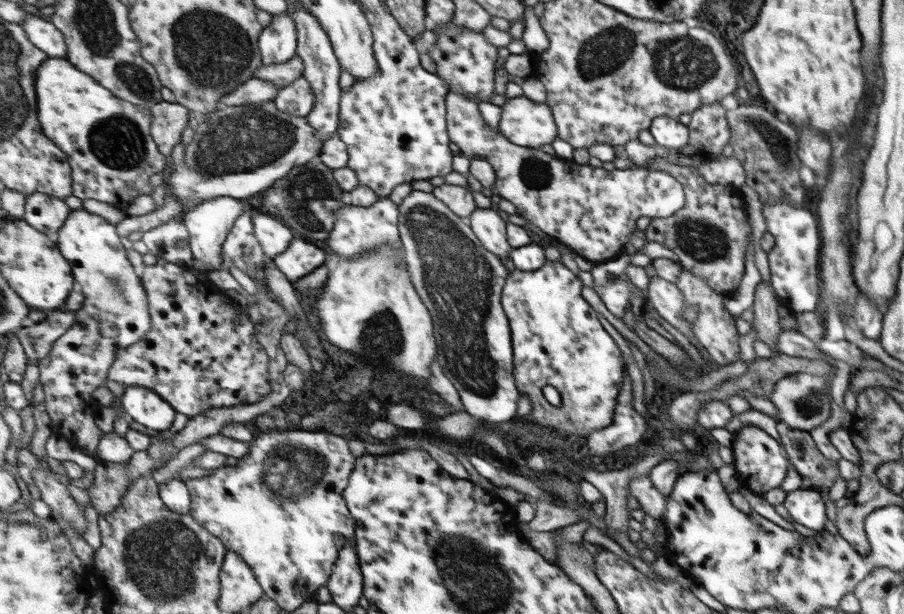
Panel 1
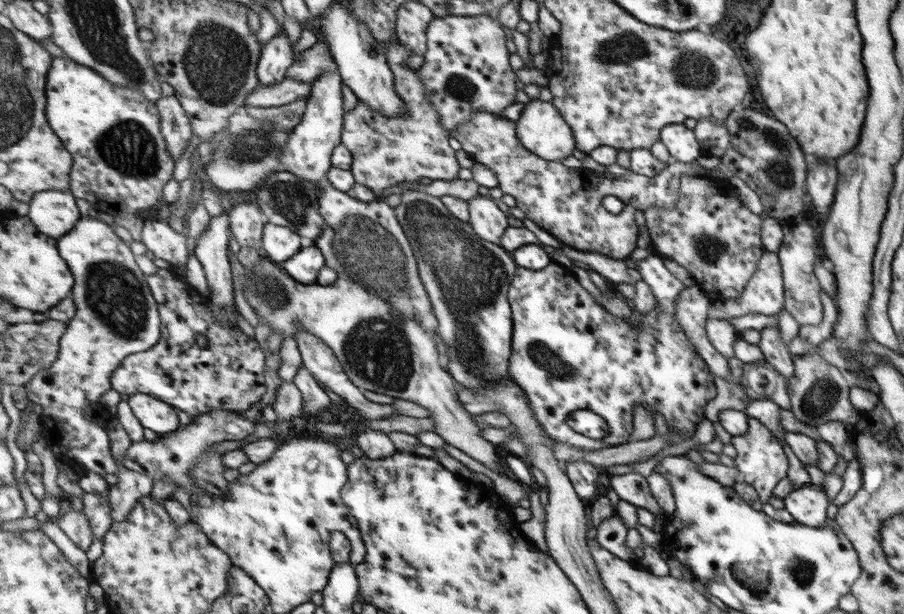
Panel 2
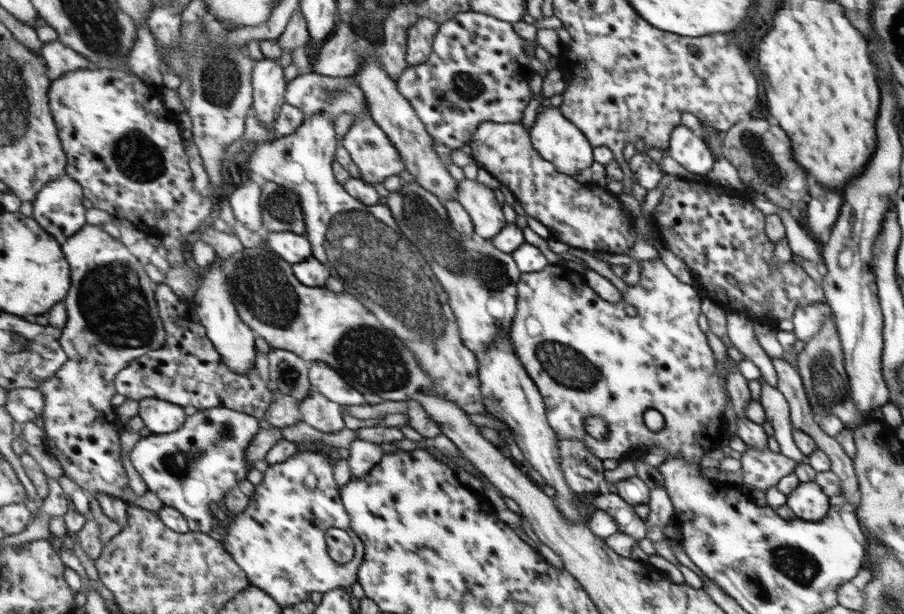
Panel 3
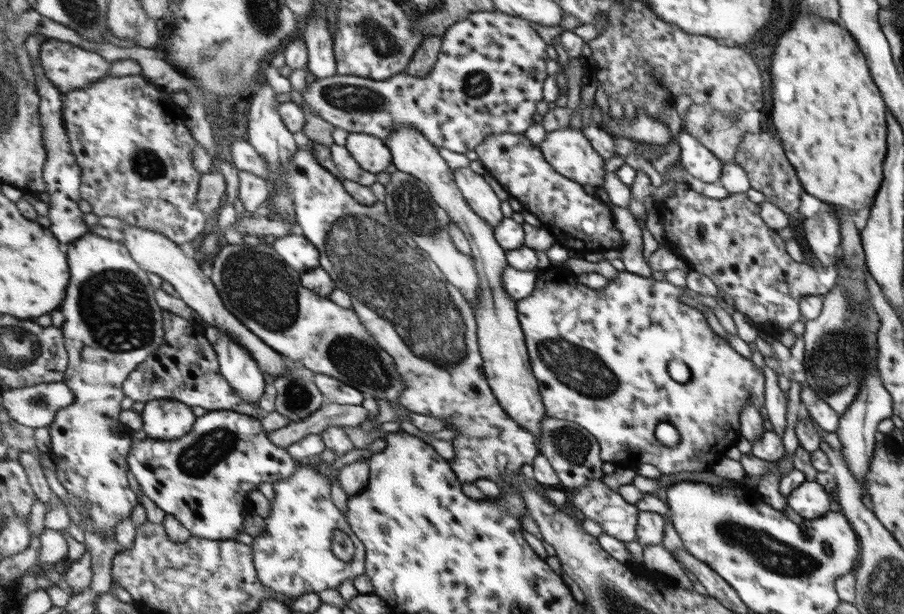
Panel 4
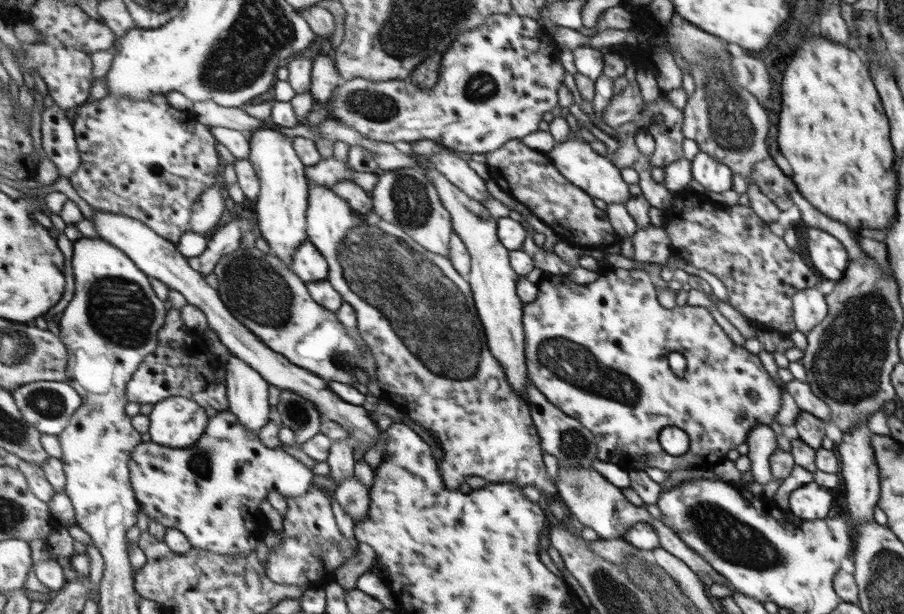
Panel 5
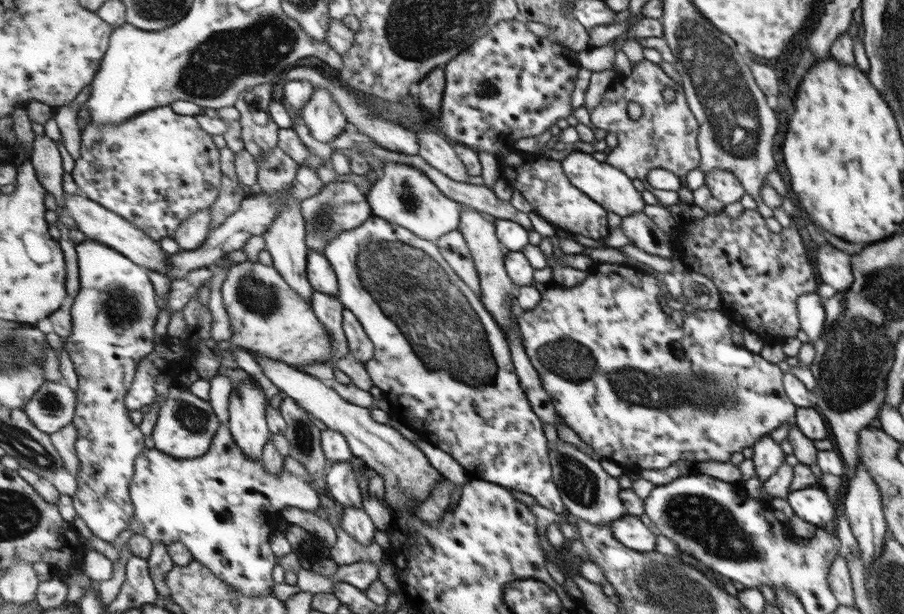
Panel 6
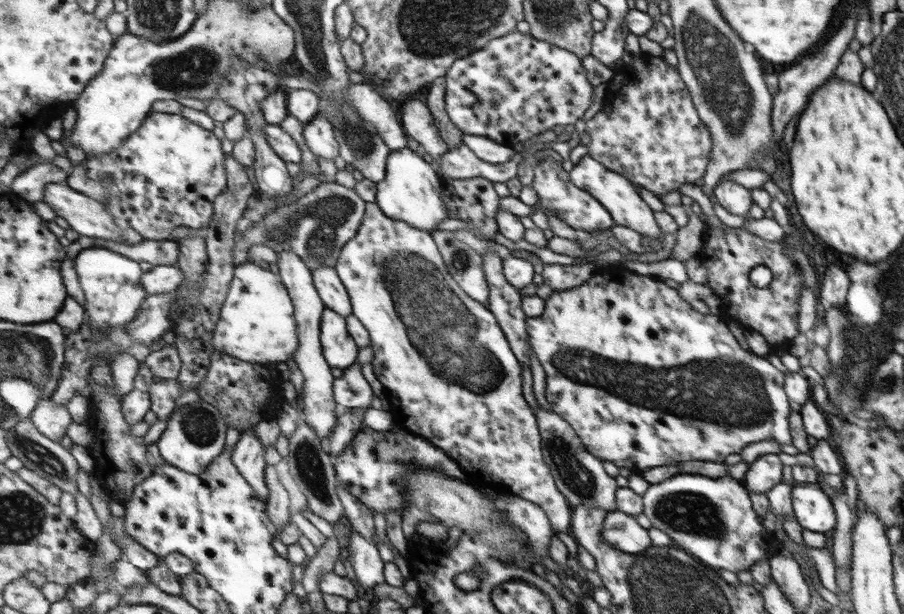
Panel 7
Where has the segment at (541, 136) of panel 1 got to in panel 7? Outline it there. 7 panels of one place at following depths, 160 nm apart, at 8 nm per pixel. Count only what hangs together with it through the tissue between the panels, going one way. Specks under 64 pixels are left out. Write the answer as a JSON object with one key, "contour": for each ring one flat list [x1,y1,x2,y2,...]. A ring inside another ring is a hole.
{"contour":[[584,155,569,170,568,176,577,188,584,189,585,192,593,195,600,203,612,213,613,220,619,226,626,226,639,234,650,236,654,240,660,240,663,234,659,231,653,212,647,208,647,204,637,196,637,192,631,188,628,177,621,176,620,173,607,169,600,161,593,160,592,157]]}

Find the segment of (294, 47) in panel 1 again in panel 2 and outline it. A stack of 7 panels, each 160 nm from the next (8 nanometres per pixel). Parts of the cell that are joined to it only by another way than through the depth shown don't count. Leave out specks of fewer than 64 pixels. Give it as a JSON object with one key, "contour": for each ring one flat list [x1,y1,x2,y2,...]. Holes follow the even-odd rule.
{"contour":[[285,35,274,36,266,43,260,54,257,74,260,84,279,84,286,79,289,68,293,66,293,45,295,42]]}

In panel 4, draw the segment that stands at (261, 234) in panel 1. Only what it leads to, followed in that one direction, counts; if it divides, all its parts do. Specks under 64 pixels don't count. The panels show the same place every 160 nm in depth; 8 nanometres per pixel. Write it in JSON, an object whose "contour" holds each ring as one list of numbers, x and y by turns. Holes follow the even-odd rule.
{"contour":[[293,232,285,238,277,238,273,247,280,252,287,264,300,273,322,266,320,249,300,232]]}

